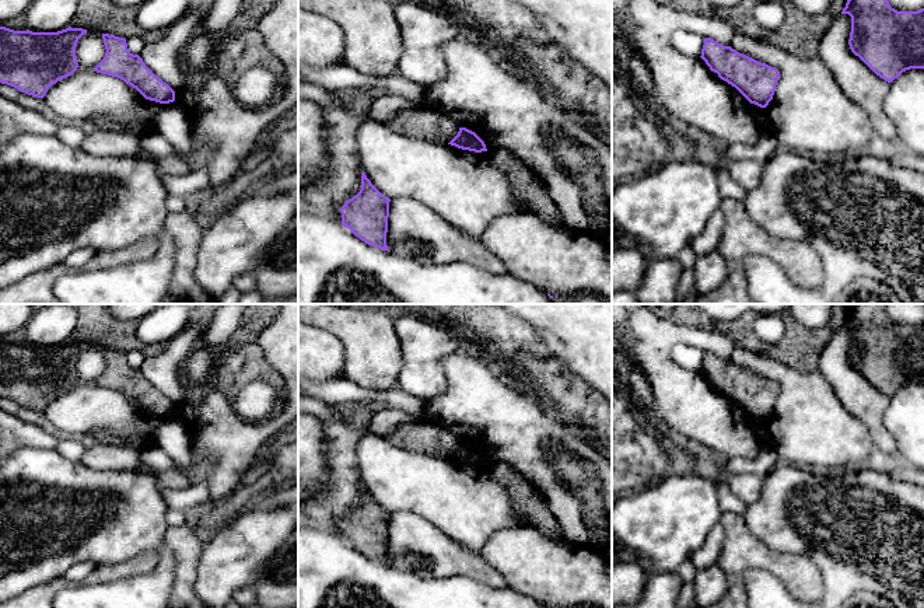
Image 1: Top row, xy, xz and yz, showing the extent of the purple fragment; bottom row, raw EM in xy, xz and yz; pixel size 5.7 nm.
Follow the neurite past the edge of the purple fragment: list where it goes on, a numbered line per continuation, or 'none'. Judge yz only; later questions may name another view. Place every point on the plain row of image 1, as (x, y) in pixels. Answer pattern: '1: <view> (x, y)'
none

